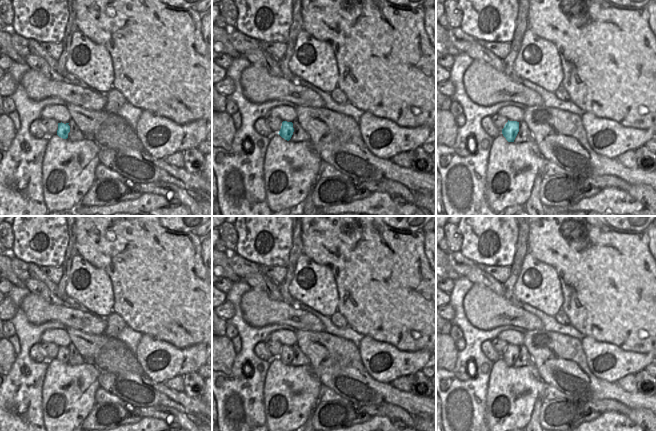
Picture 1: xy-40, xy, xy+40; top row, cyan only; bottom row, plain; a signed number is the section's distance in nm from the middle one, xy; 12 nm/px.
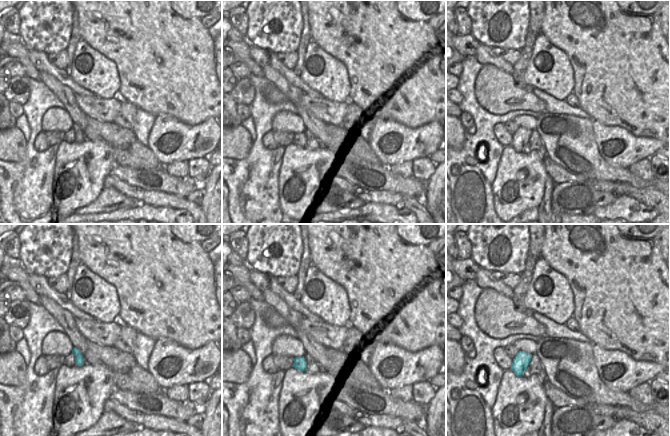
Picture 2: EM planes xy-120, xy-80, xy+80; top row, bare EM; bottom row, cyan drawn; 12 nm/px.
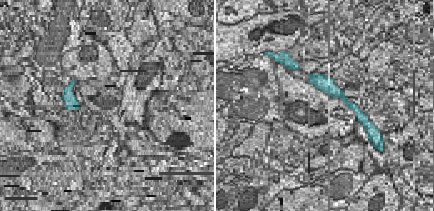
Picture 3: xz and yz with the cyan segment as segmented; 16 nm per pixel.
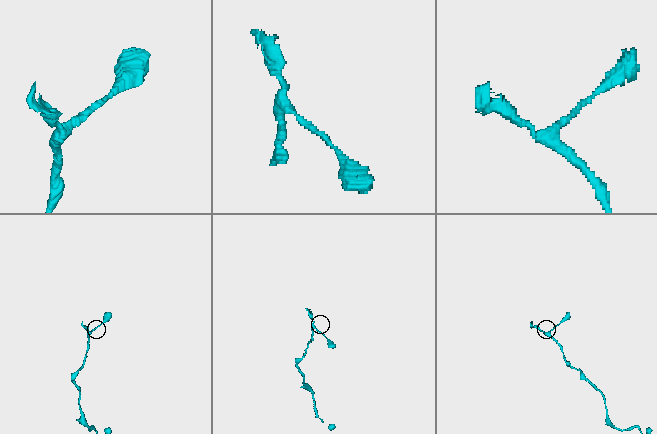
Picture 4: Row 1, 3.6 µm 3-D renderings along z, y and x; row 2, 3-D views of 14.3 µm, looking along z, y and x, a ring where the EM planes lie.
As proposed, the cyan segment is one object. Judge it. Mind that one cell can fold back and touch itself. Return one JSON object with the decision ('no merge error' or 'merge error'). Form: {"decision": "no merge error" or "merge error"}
{"decision": "merge error"}

